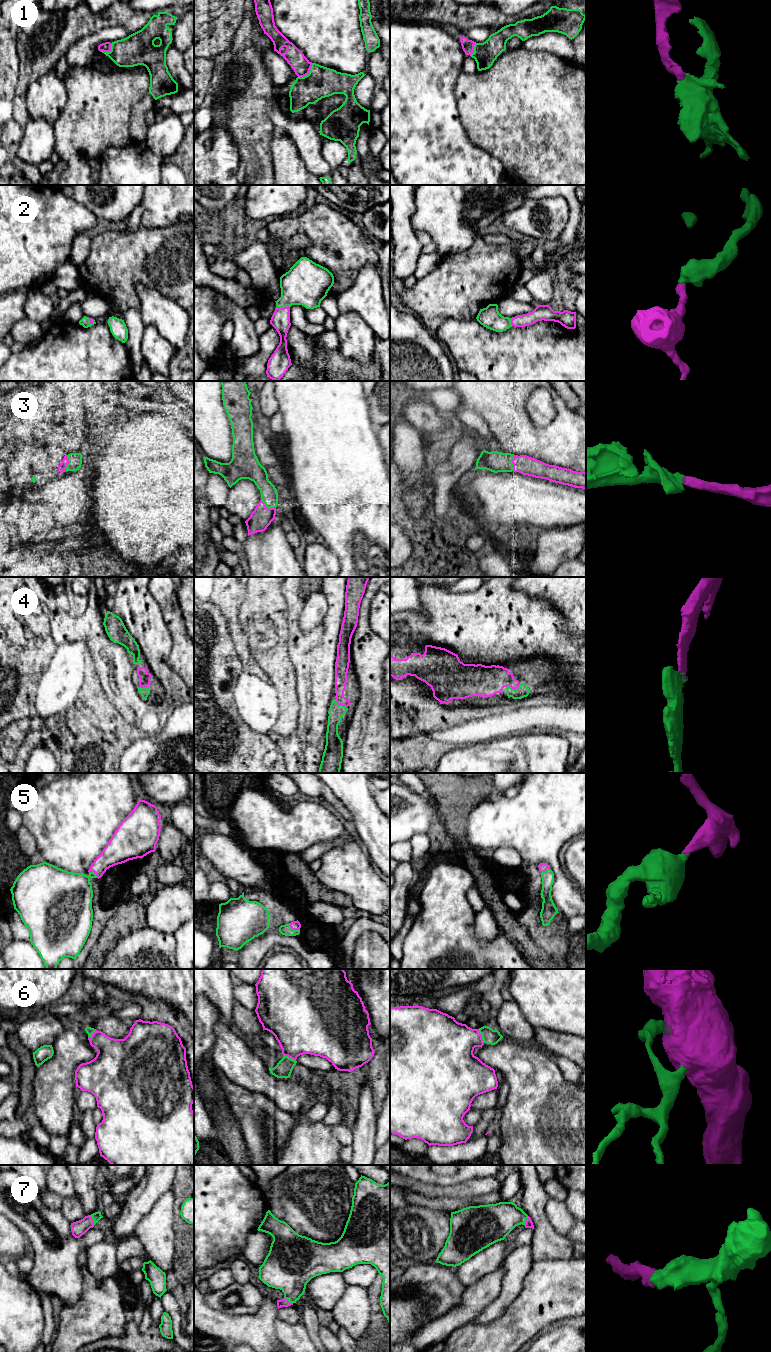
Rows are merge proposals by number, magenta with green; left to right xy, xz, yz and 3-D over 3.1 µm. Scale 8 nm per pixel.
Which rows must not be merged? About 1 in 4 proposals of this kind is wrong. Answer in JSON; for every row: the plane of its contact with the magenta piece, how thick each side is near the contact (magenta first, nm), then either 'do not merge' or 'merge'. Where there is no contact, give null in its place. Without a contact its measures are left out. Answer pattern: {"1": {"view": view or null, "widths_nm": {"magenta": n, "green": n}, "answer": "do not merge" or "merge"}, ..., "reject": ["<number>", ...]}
{"1": {"view": "xz", "widths_nm": {"magenta": 150, "green": 240}, "answer": "merge"}, "2": {"view": "xz", "widths_nm": {"magenta": 160, "green": 340}, "answer": "merge"}, "3": {"view": "xz", "widths_nm": {"magenta": 170, "green": 140}, "answer": "merge"}, "4": {"view": "yz", "widths_nm": {"magenta": 240, "green": 100}, "answer": "merge"}, "5": {"view": "xz", "widths_nm": {"magenta": 70, "green": 90}, "answer": "merge"}, "6": {"view": "yz", "widths_nm": {"magenta": 360, "green": 120}, "answer": "merge"}, "7": {"view": "xy", "widths_nm": {"magenta": 120, "green": 70}, "answer": "merge"}, "reject": []}

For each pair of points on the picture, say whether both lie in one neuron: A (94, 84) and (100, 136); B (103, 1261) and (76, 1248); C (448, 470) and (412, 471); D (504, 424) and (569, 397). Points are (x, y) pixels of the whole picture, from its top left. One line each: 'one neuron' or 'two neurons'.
A: one neuron
B: two neurons
C: two neurons
D: two neurons

